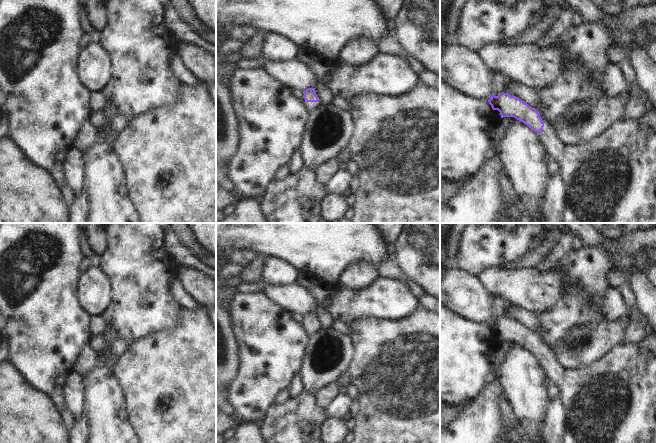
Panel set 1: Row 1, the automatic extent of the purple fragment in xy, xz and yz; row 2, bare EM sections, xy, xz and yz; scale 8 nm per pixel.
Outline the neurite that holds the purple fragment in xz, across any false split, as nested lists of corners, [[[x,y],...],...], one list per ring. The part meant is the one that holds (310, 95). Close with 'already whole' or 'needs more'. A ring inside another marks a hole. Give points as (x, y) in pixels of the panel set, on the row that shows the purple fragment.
[[[308,88],[303,91],[303,98],[306,100],[305,106],[308,110],[315,109],[318,106],[318,97],[315,92],[315,88]]]; needs more

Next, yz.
[[[492,93],[488,102],[493,110],[498,110],[500,112],[501,118],[514,117],[526,124],[531,130],[539,133],[540,141],[548,152],[550,158],[554,159],[559,164],[566,187],[562,223],[656,223],[656,109],[653,113],[645,114],[639,120],[627,122],[622,122],[620,120],[616,121],[614,125],[604,132],[600,138],[592,141],[586,146],[569,147],[556,137],[554,129],[552,129],[548,124],[542,122],[540,113],[537,112],[535,108],[532,108],[518,97],[511,96],[509,93],[502,93],[498,96],[495,96]]]; needs more

